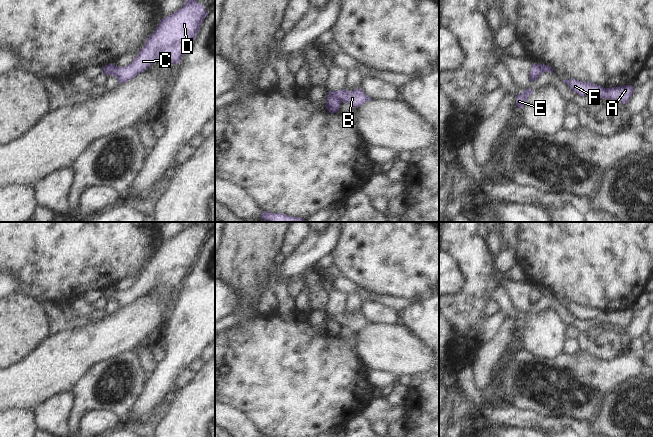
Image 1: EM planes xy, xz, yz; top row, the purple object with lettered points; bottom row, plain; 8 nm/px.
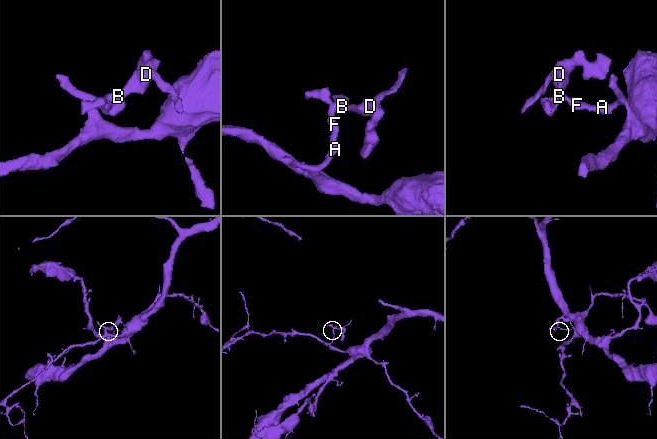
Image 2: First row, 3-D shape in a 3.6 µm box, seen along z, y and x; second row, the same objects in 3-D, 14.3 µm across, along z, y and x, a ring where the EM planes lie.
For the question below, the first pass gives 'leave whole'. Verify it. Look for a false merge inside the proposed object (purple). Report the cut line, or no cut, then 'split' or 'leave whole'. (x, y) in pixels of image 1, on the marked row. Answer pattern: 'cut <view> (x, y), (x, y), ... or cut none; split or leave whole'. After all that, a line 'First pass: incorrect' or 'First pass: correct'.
cut xz (329, 93), (340, 102); split
First pass: incorrect

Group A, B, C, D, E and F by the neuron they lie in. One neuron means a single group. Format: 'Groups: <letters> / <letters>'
Groups: A F / B C D E.

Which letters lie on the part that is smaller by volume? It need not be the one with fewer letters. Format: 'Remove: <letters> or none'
Remove: B, C, D, E

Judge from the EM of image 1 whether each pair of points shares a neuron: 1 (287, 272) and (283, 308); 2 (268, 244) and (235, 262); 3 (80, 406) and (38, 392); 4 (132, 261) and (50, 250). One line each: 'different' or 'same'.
1: different
2: same
3: different
4: same

